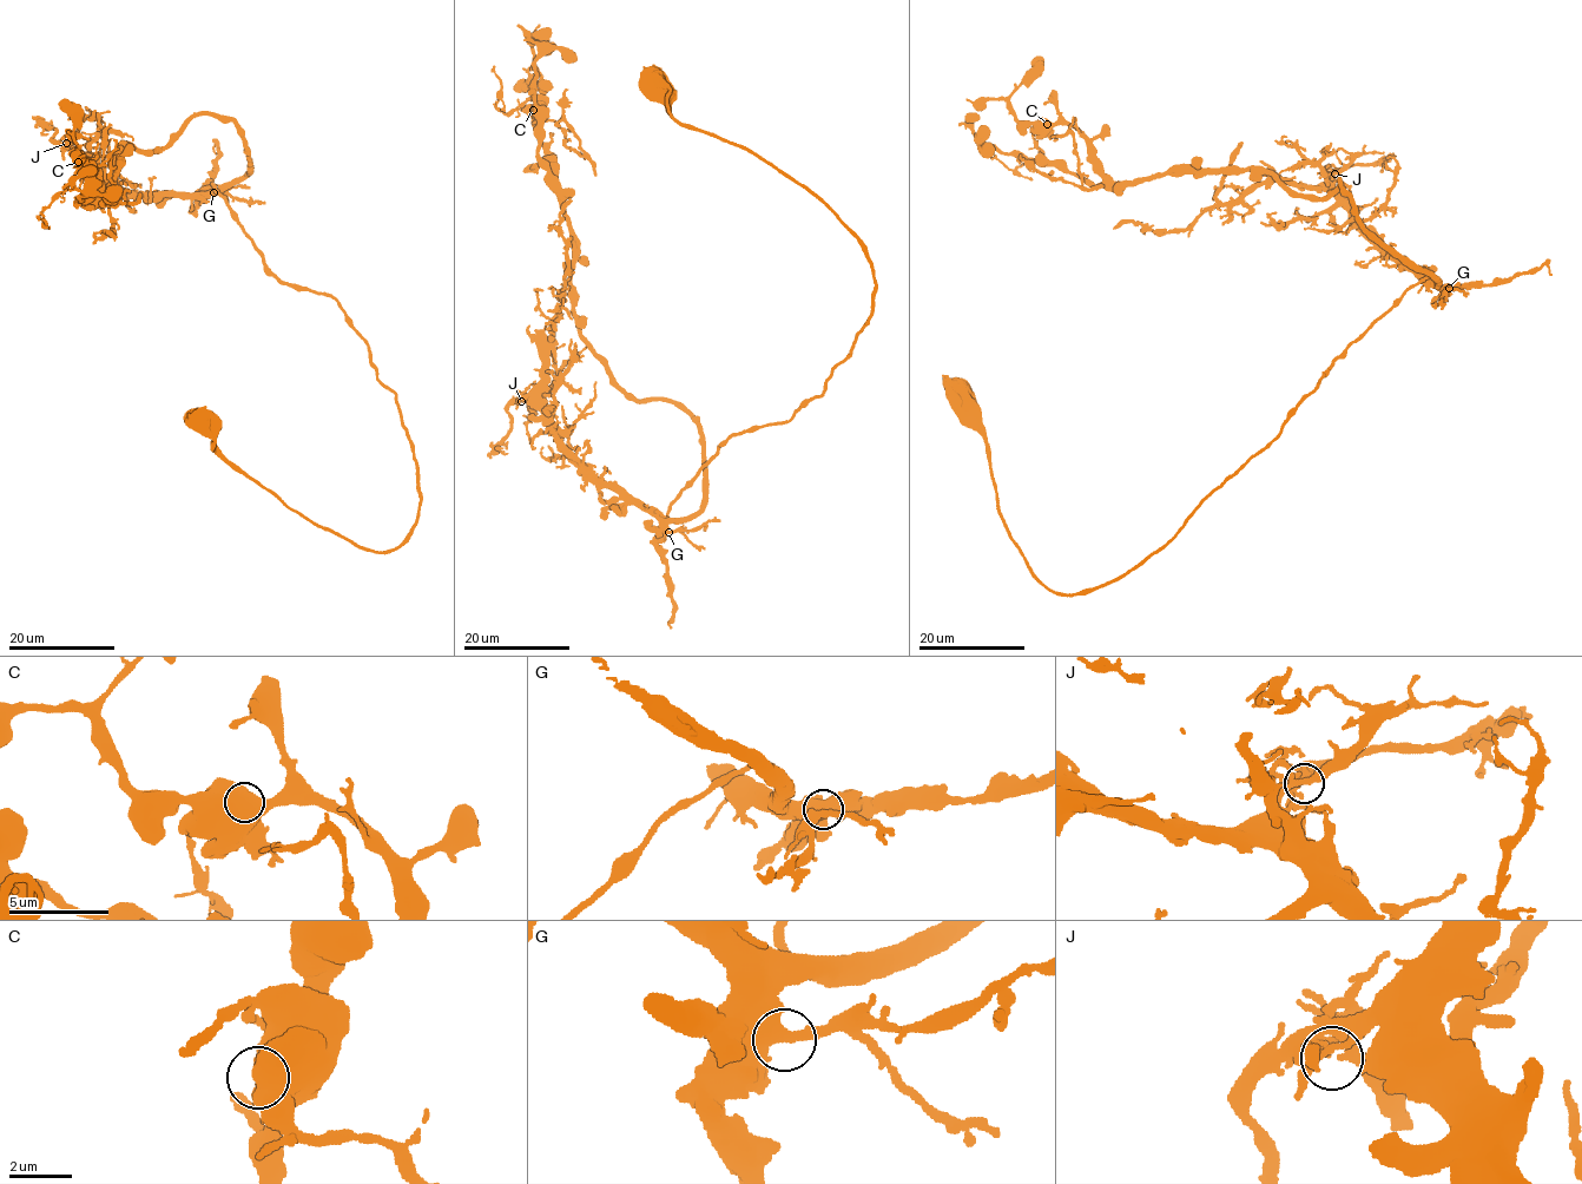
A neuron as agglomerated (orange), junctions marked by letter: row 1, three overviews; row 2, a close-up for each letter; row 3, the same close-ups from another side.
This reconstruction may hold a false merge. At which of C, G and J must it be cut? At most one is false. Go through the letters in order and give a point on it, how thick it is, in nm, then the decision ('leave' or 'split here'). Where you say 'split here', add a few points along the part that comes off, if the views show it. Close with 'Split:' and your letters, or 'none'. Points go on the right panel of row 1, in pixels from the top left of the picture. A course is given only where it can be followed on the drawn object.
C: (1047, 124) | 900 nm | leave
G: (1449, 288) | 500 nm | leave
J: (1335, 173) | 360 nm | leave
Split: none

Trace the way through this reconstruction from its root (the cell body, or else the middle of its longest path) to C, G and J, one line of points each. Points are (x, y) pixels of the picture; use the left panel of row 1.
C: (198, 416), (360, 546), (415, 523), (363, 339), (213, 185), (237, 125), (126, 143), (103, 198), (77, 160)
G: (198, 416), (360, 546), (415, 523), (414, 448), (363, 339), (213, 192)
J: (198, 416), (360, 546), (415, 523), (397, 395), (333, 297), (281, 283), (218, 185), (132, 197), (66, 143)

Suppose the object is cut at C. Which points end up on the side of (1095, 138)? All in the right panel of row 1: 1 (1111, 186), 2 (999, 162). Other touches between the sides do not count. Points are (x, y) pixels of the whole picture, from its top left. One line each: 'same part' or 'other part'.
1: same part
2: other part

